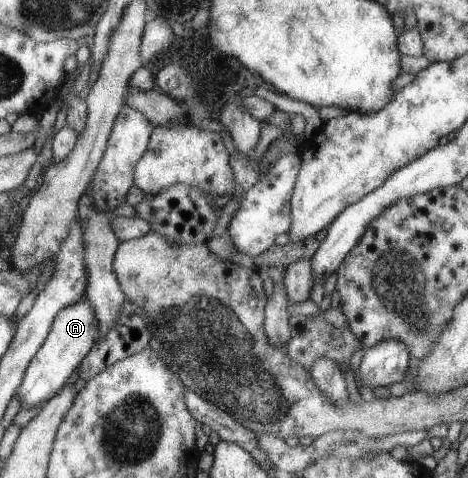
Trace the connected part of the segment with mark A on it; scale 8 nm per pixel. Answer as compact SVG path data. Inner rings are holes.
M87 298L62 309L57 314L45 343L28 365L24 380L18 387L16 395L20 395L23 409L52 400L58 391L70 383L73 374L78 370L84 358L88 356L99 337L96 313Z

